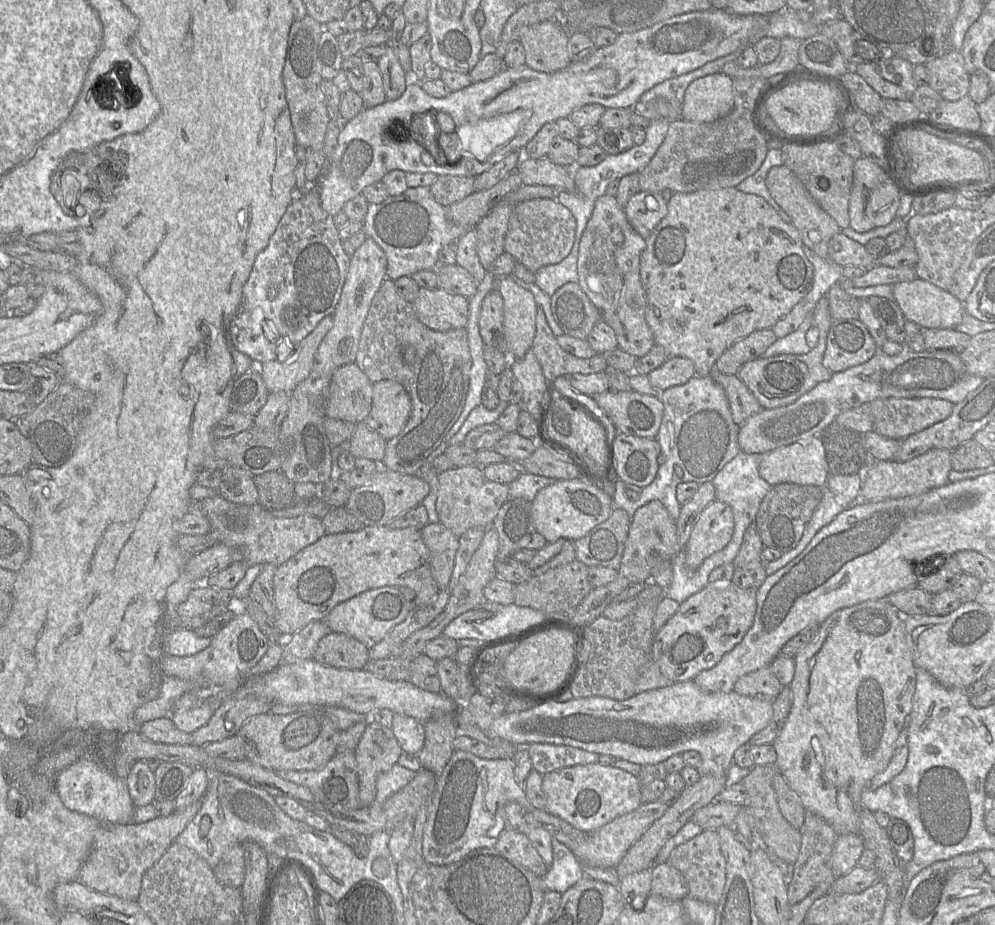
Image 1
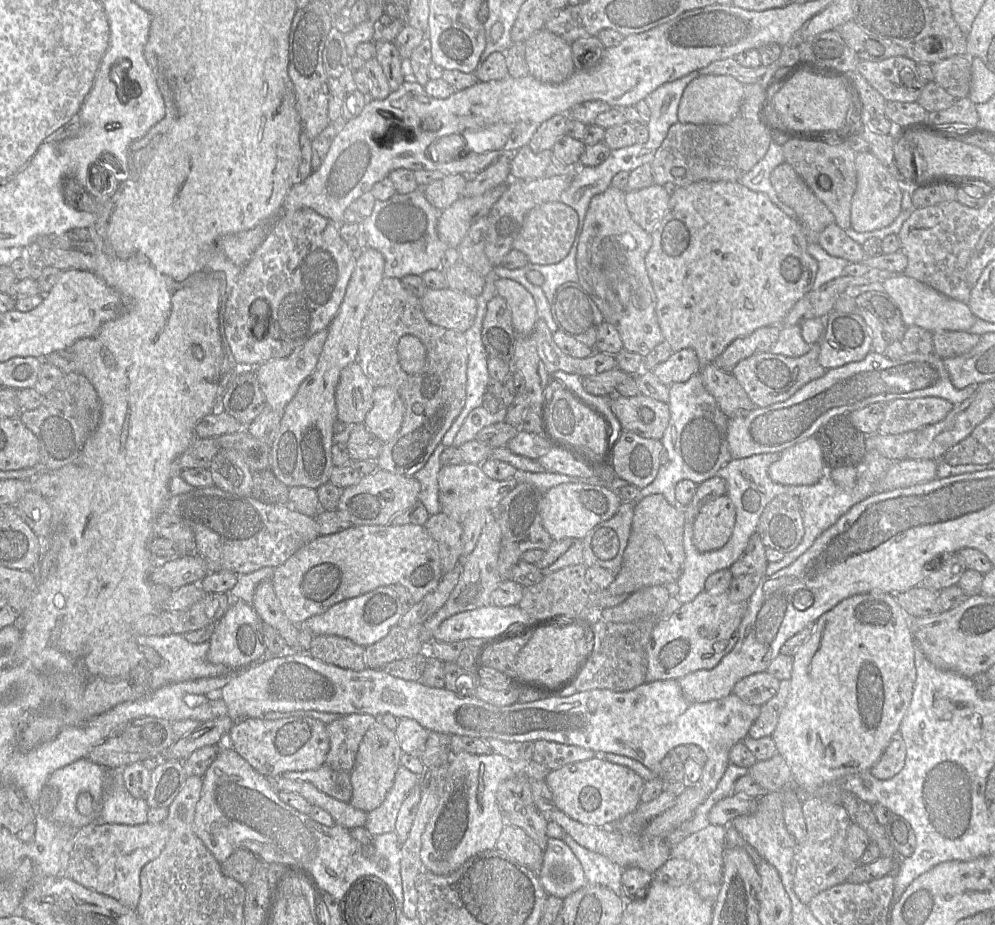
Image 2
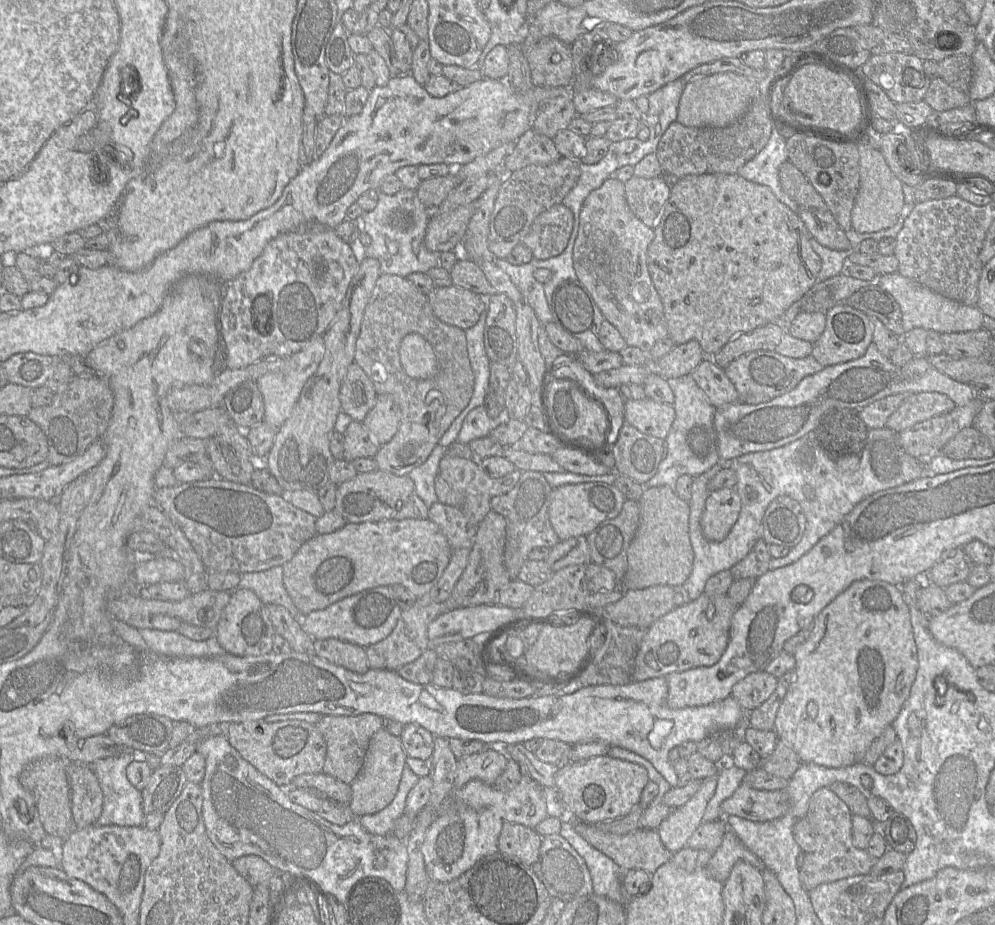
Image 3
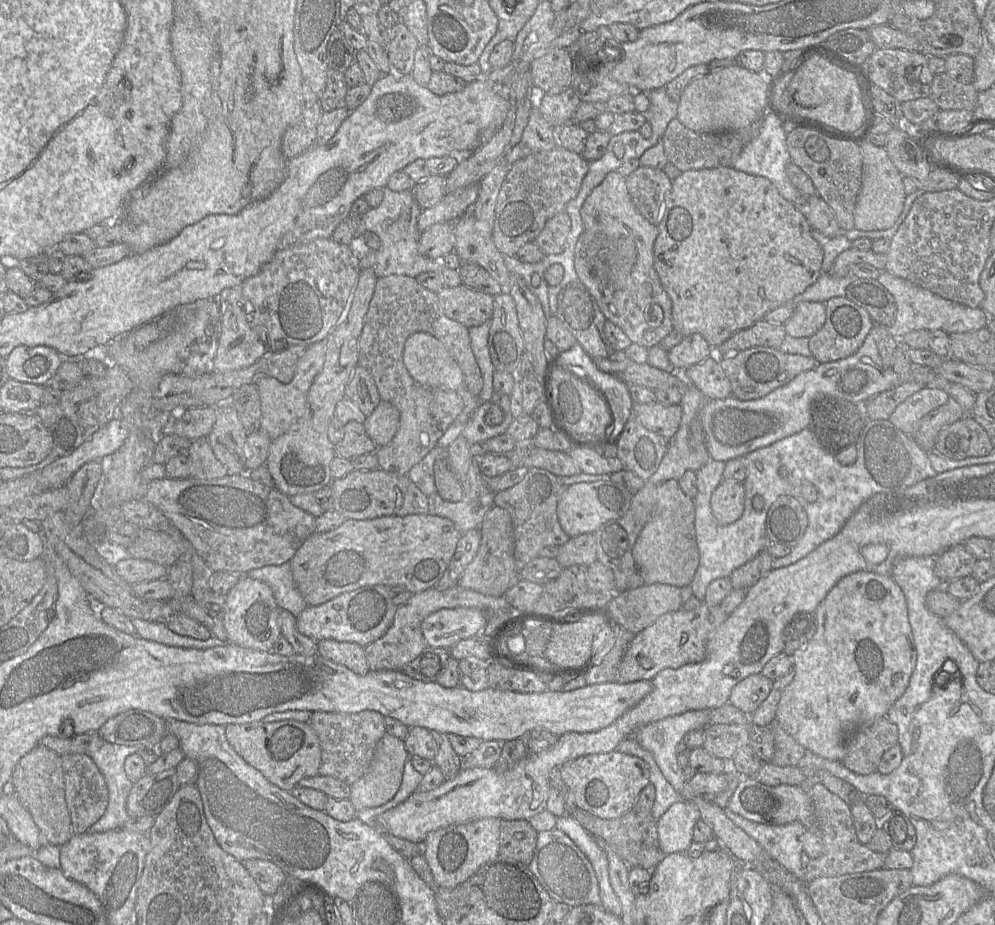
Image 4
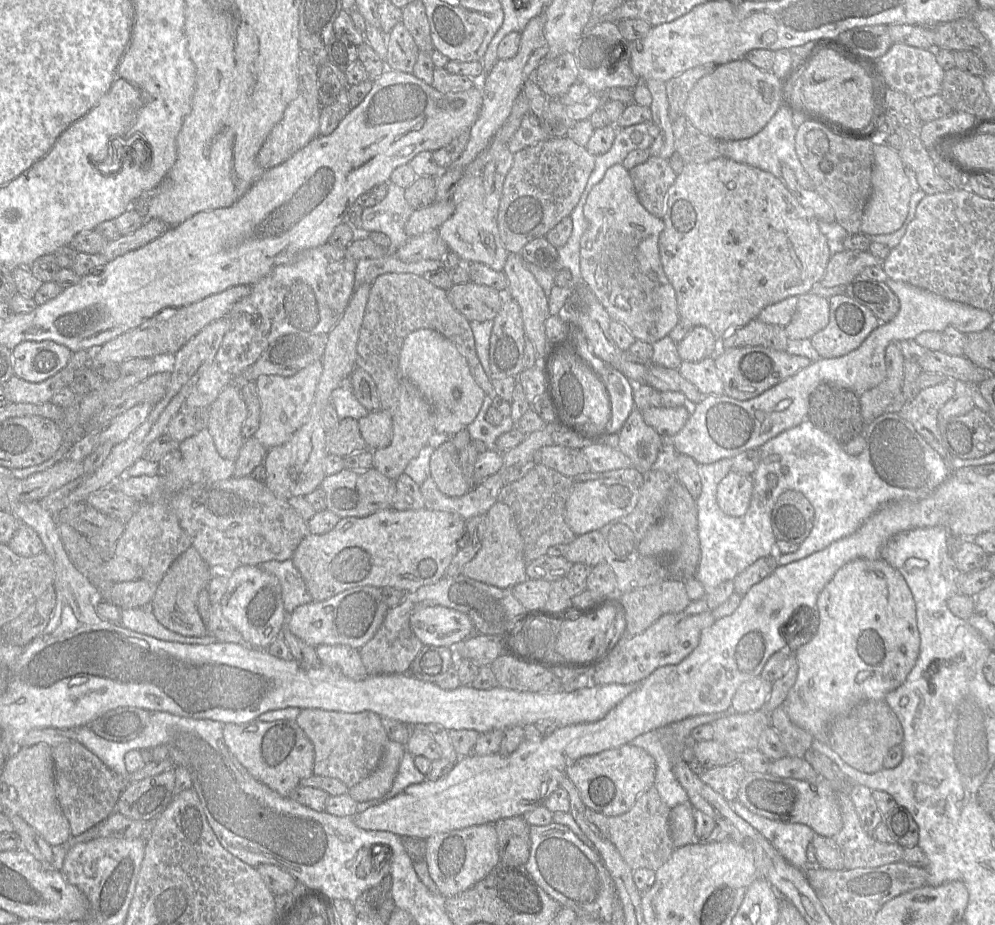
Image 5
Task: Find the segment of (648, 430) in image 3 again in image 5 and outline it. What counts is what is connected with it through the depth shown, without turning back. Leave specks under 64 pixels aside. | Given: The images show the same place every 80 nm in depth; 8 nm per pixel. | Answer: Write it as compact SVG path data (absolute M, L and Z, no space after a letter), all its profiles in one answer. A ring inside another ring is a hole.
M691 406L668 408L650 407L642 411L645 423L655 429L662 438L671 438L682 430L691 414Z

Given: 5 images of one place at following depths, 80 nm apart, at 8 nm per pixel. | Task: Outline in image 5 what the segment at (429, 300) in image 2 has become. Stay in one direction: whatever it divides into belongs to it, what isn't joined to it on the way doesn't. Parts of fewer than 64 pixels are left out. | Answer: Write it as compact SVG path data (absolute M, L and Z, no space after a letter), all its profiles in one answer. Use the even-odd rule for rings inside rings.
M472 281L453 285L447 291L451 304L469 322L493 320L501 309L503 294L494 288Z

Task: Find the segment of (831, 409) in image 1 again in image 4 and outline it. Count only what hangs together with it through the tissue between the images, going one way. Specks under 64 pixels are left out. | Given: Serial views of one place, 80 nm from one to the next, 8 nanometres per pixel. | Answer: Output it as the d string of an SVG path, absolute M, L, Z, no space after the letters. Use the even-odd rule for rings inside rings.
M870 331L853 355L837 361L819 363L815 368L801 372L786 385L762 398L743 401L730 396L706 400L699 414L704 442L712 460L726 463L808 428L812 404L818 399L833 397L862 405L874 396L905 382L917 382L926 388L945 391L959 403L965 413L970 413L976 402L976 394L972 391L936 374L929 367L913 366L908 373L899 375L885 366L875 336Z

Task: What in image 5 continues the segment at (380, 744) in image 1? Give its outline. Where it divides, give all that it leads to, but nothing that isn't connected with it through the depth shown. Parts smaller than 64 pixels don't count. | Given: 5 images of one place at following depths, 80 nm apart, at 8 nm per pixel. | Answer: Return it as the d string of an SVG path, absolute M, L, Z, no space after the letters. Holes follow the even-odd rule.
M389 740L377 768L351 787L348 795L356 802L366 802L384 796L392 787L405 752L405 745Z

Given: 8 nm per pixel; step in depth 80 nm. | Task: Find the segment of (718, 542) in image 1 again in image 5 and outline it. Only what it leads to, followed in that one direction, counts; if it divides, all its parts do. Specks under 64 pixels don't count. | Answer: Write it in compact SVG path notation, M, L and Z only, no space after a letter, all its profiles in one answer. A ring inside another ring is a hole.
M730 471L717 487L717 503L720 509L732 517L747 512L753 493L751 475Z

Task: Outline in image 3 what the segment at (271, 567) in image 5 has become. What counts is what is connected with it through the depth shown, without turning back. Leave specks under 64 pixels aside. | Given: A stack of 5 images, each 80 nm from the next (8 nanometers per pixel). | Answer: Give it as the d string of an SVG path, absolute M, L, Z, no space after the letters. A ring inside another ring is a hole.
M275 566L259 572L240 574L237 589L253 591L263 604L276 604L285 607L292 616L300 618L300 613L288 595L283 584L283 567Z

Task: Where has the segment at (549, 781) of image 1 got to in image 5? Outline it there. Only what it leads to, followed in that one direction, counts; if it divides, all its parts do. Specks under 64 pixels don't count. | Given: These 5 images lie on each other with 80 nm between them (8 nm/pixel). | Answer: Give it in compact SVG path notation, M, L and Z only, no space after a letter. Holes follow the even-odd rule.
M631 744L582 757L566 768L566 776L577 788L584 805L605 816L628 812L643 792L654 787L655 774L654 758L644 749Z

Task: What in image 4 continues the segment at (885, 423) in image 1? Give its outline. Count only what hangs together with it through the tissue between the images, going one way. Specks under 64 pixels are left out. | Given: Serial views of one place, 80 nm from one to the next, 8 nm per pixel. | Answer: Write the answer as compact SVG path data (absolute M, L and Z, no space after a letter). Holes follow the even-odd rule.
M924 387L900 403L888 420L899 430L911 436L916 430L916 424L932 410L945 404L949 397L941 389Z

